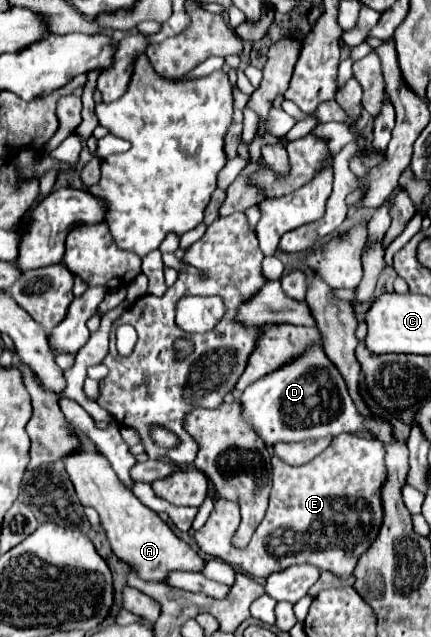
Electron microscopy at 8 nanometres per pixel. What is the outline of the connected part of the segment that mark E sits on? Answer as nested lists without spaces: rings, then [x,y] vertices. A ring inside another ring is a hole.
[[[340,434],[330,442],[330,446],[324,452],[320,452],[316,458],[312,458],[312,462],[306,462],[302,466],[290,466],[274,454],[272,456],[272,474],[274,474],[274,484],[272,484],[272,492],[270,492],[270,506],[268,506],[268,512],[266,512],[262,524],[256,528],[250,544],[246,548],[232,546],[232,538],[241,521],[240,508],[233,501],[218,498],[208,522],[200,530],[194,532],[194,540],[196,540],[198,548],[208,556],[220,558],[232,566],[240,566],[246,574],[250,574],[254,578],[256,576],[266,578],[272,572],[284,570],[294,564],[312,564],[320,570],[330,570],[330,572],[338,574],[342,580],[346,580],[352,574],[360,554],[364,550],[368,550],[368,546],[376,538],[380,524],[382,524],[380,486],[386,478],[382,442],[368,438],[368,436]]]

